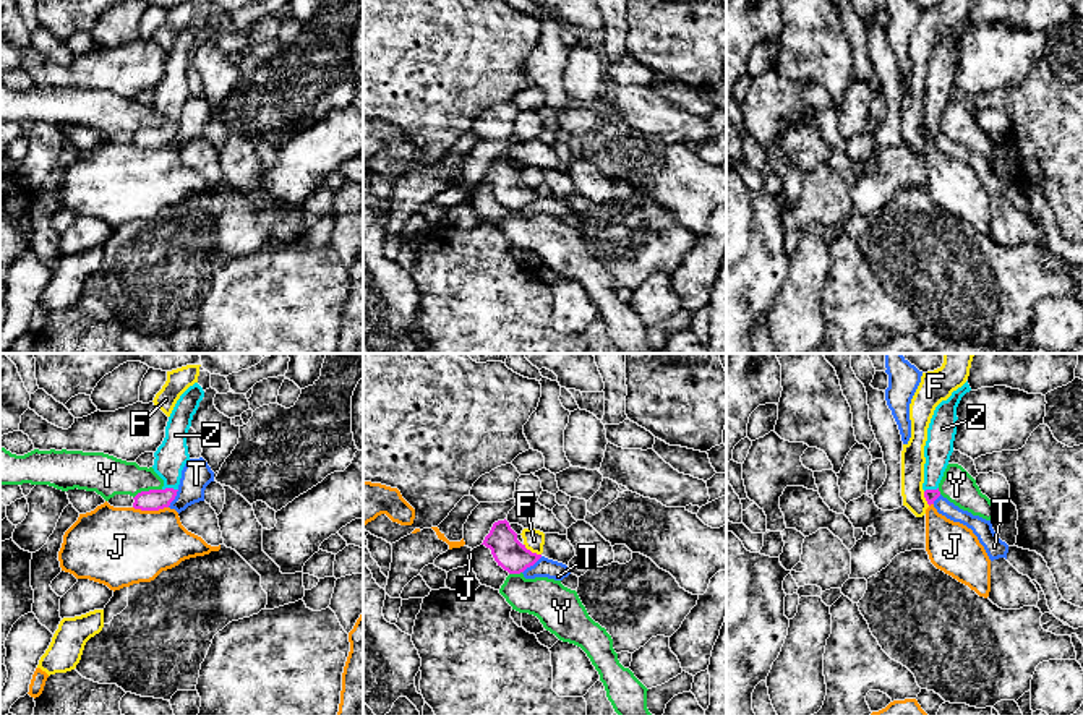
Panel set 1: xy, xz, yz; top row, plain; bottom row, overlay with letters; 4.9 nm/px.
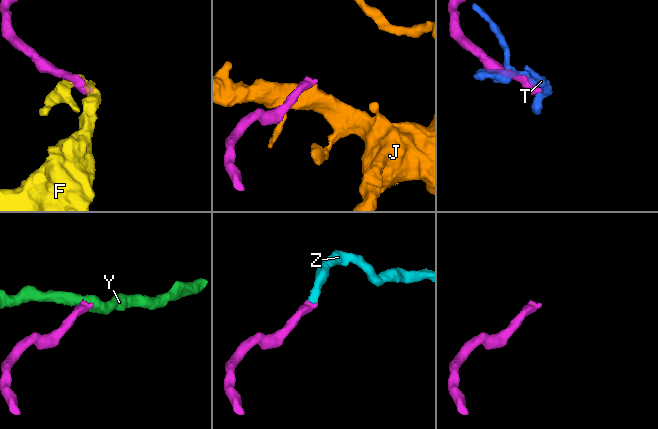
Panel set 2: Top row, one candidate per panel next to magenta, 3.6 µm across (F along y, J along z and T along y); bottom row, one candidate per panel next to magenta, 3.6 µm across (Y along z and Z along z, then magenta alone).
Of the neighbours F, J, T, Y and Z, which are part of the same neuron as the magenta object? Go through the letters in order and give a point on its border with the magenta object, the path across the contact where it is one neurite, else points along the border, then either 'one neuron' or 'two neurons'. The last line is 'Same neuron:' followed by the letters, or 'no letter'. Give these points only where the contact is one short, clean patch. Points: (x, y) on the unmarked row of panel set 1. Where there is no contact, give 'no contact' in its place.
F: contact xz (530, 188); two neurons
J: contact xy (151, 146); two neurons
T: contact xz (532, 201); border xz (542, 193), (522, 209); two neurons
Y: contact xy (146, 128); border xy (161, 125), (140, 128), (133, 135); two neurons
Z: contact xy (169, 125); way xy (153, 137), (158, 137), (169, 125), (172, 91); one neuron
Same neuron: Z

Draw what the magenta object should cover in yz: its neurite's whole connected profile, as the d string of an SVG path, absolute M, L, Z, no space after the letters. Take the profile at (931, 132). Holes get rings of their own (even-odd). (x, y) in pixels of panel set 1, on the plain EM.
M968 18L952 29L947 37L942 37L931 55L927 65L927 78L924 83L924 135L927 141L940 133L939 120L944 113L944 109L948 102L950 92L953 89L953 78L957 71L957 44L961 34L970 29L971 24Z

